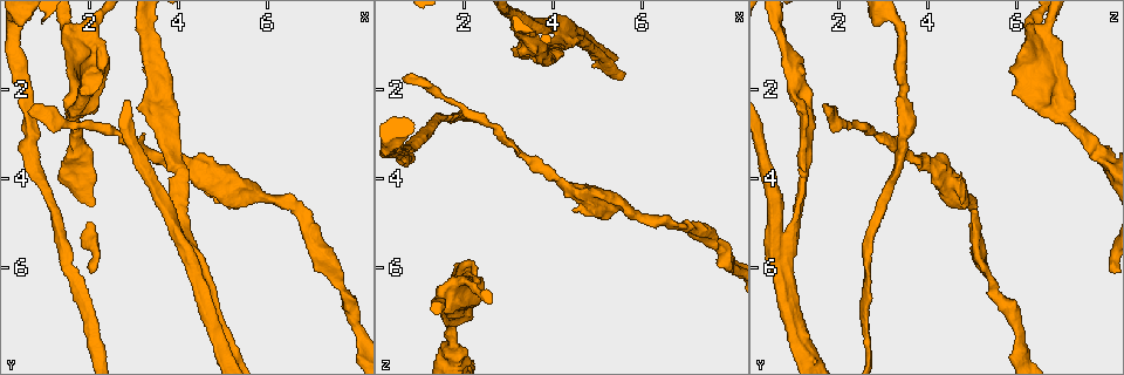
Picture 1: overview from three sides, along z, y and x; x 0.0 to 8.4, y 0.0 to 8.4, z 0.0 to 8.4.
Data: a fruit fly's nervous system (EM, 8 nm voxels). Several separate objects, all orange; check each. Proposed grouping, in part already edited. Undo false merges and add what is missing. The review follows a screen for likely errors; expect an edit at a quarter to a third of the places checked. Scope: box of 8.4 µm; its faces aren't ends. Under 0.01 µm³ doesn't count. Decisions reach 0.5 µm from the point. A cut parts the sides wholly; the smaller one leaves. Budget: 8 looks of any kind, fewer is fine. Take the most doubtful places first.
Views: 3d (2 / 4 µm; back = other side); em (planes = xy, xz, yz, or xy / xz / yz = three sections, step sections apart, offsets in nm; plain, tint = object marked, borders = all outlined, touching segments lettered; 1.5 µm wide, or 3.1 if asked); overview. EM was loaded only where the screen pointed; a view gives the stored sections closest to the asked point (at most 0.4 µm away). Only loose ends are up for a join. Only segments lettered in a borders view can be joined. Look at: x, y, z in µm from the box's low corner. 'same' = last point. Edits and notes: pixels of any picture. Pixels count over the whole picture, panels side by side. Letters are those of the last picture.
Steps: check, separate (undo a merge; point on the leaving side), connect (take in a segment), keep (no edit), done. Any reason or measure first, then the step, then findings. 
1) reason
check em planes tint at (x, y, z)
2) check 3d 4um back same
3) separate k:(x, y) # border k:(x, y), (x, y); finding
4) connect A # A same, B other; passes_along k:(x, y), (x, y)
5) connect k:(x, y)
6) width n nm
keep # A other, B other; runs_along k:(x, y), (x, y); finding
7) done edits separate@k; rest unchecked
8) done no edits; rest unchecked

thick turns thin
check em planes borders at (5.05, 4.20, 4.45)

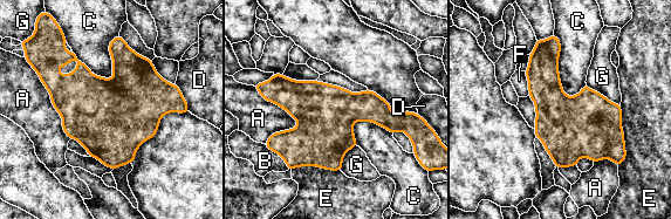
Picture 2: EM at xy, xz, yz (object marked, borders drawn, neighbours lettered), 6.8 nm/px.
keep # A other, B other, C other, D other, E other, F other, G other; border 2:(554, 34), (562, 90), (575, 96); one neuron here

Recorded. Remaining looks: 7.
three arms meet
check 3d 2um at (1.55, 0.65, 6.70)

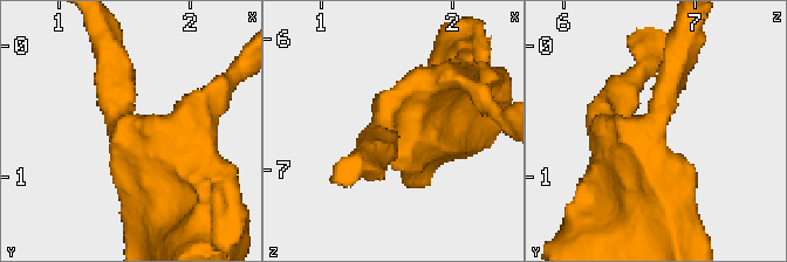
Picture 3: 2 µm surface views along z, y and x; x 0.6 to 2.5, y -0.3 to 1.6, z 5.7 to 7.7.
arms 3; arm_widths 180, 200, 550 nm
check em yz step 4 tint at (1.52, 0.70, 6.66)

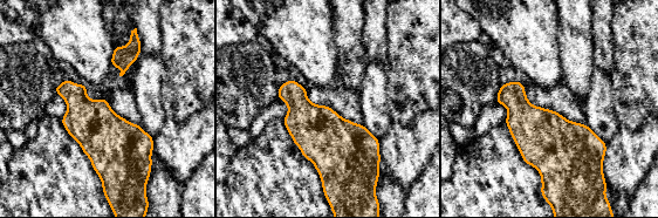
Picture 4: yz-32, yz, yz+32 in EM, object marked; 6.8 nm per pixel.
check em planes borders same

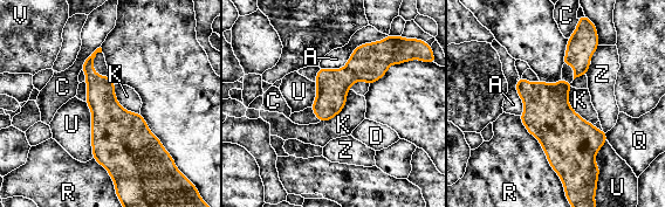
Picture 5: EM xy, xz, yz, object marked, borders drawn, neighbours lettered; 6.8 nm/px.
keep # A other, C other, D other, K other, Q other, R other, U other, V other, Z other; all the same neuron

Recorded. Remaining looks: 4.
check em planes borders at (0.60, 1.95, 3.40)

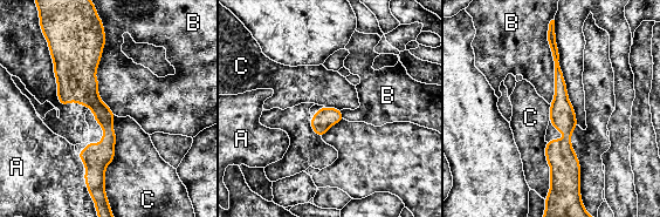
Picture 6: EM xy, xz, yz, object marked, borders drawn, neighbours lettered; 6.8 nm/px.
width 150 nm
keep # A other, B other, C other; runs_along 6:(551, 41), (564, 120), (561, 182); all the same neuron

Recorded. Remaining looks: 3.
done no edits; rest unchecked

